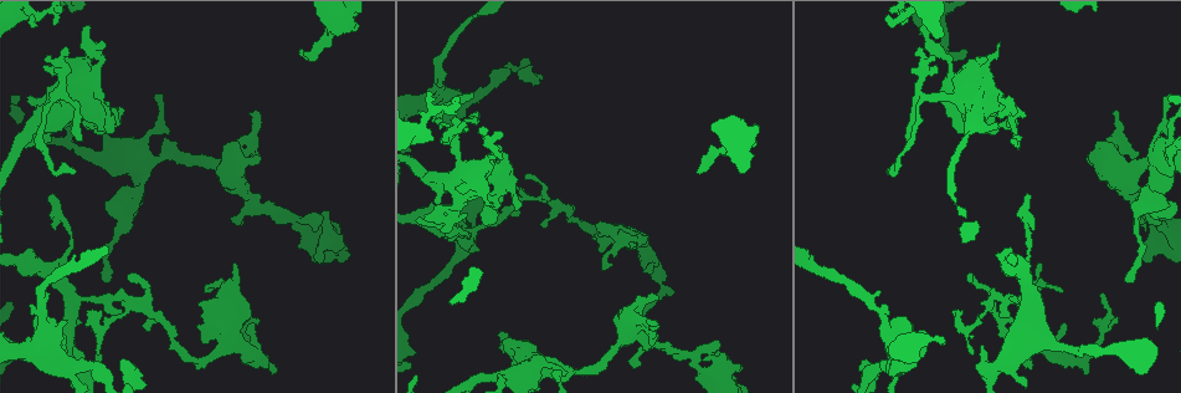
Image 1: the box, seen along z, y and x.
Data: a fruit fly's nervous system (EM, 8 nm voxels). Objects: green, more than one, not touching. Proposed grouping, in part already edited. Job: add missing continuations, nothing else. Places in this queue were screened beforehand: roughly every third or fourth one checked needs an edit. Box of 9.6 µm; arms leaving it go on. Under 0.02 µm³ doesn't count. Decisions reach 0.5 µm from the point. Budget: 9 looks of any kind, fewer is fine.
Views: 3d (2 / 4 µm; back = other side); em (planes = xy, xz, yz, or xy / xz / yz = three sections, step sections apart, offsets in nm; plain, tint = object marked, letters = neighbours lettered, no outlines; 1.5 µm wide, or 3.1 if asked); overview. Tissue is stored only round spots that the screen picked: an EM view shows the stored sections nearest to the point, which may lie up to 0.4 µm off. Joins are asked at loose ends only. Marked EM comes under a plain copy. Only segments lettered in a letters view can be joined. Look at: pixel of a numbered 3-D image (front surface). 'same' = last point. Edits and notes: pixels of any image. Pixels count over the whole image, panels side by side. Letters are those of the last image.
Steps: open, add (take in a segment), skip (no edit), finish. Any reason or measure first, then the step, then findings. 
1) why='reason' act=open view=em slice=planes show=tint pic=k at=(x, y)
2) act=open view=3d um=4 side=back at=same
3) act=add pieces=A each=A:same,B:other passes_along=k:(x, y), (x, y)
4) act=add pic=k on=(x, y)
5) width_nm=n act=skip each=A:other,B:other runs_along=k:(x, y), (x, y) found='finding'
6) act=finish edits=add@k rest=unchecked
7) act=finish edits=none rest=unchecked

why='free end' act=open view=em slice=xz step=8 show=letters pic=1 at=(316, 255)

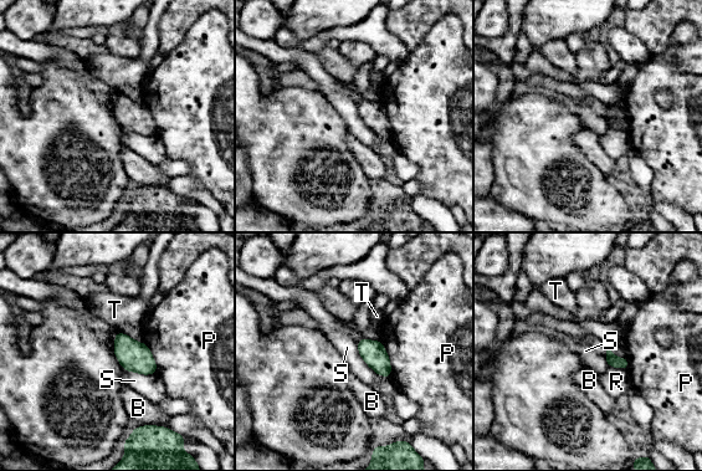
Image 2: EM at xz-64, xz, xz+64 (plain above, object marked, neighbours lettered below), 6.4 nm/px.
act=skip each=B:other,P:other,R:other,S:other,T:other border=2:(121, 365), (143, 374), (155, 373) found='none of them fits'

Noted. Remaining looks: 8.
why='an open end' act=open view=3d um=2 pic=1 at=(656, 298)

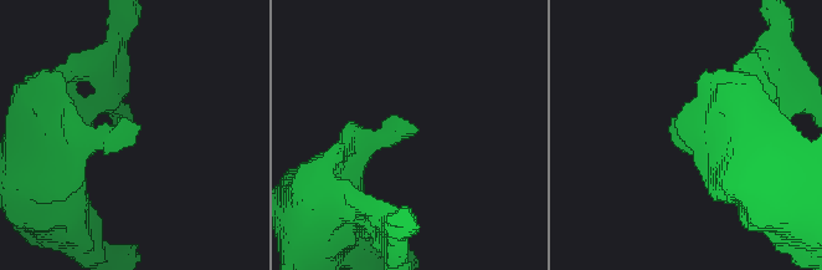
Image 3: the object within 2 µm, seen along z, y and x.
act=open view=em slice=planes show=letters pic=3 at=(135, 129)

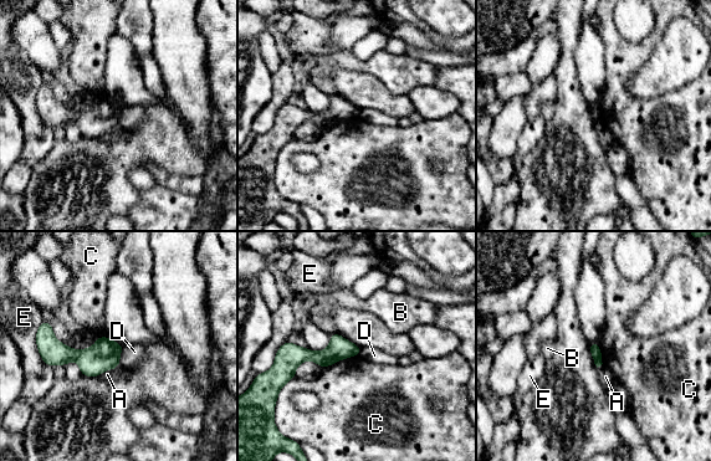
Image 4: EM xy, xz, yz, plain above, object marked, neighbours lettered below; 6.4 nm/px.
act=skip each=A:other,B:other,C:other,D:other,E:other border=4:(123, 346), (118, 365) found='none of them fits'

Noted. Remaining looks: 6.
why='branch stops here' act=open view=em slice=planes show=letters pic=1 at=(1086, 372)

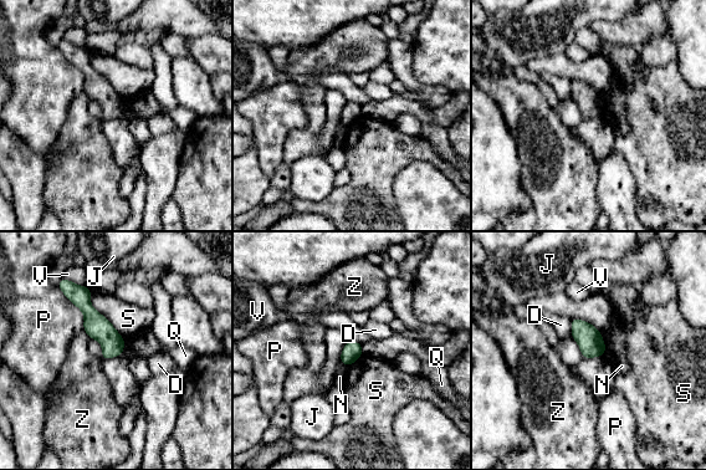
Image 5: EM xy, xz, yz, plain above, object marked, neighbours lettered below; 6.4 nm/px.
longest_contact=S:380nm act=skip each=D:other,J:other,N:other,P:other,Q:other,S:other,V:other,Z:other found='no lettered segment goes on from it'

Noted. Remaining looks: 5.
act=open view=3d um=4 side=back pic=1 at=(632, 247)

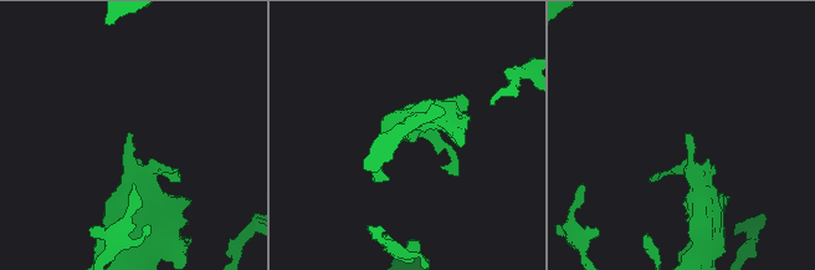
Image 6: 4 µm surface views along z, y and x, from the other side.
why='shape alone is not enough' act=open view=em slice=planes show=letters pic=6 at=(688, 135)

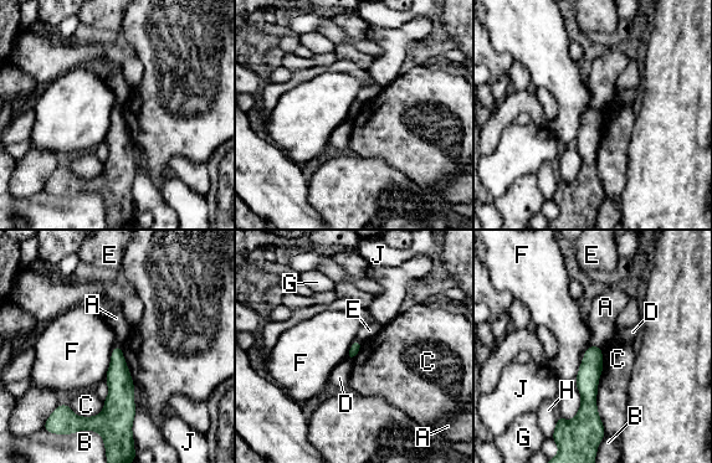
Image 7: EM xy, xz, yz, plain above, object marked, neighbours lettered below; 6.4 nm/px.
act=skip each=A:other,B:other,C:other,D:other,E:other,F:other,G:other,H:other,J:other runs_along=7:(597, 349), (588, 375), (587, 423) found='no lettered segment goes on from it'

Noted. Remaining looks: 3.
act=finish edits=none rest=unchecked

